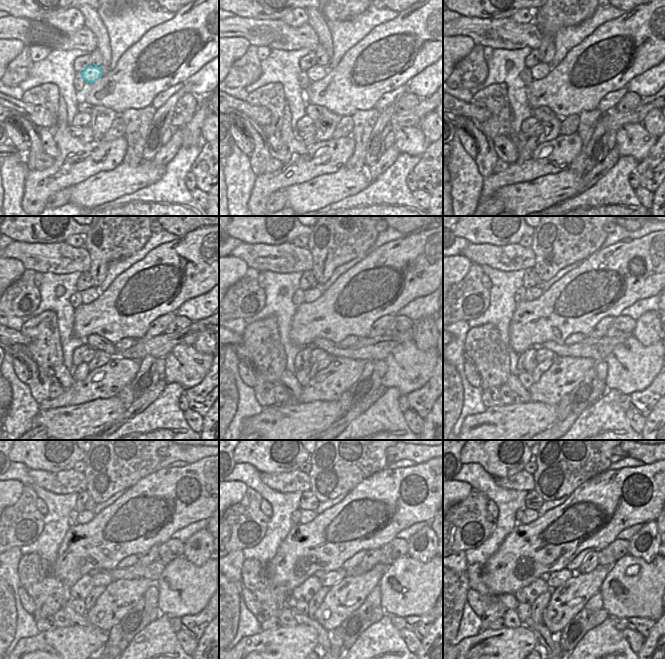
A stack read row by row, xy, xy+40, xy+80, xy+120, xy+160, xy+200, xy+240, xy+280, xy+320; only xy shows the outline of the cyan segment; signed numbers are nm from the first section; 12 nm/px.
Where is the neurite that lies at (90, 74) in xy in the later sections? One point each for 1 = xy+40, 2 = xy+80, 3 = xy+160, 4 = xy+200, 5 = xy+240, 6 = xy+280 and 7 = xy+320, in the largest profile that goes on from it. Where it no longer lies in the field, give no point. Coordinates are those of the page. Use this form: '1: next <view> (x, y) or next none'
1: next xy+40 (315, 73)
2: next xy+80 (541, 70)
3: next xy+160 (311, 295)
4: next xy+200 (532, 293)
5: next xy+240 (83, 517)
6: next xy+280 (307, 516)
7: next xy+320 (529, 515)

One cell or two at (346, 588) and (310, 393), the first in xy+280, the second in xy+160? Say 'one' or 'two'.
one

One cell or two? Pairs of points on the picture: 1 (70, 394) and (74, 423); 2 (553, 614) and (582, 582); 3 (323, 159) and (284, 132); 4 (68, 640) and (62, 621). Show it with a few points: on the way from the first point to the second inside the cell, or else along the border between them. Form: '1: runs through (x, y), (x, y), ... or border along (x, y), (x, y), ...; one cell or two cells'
1: border along (95, 399), (89, 402), (49, 409); two cells
2: runs through (560, 607), (560, 604), (574, 590); one cell
3: runs through (313, 152), (302, 152), (292, 142); one cell
4: border along (73, 625), (57, 627); two cells

